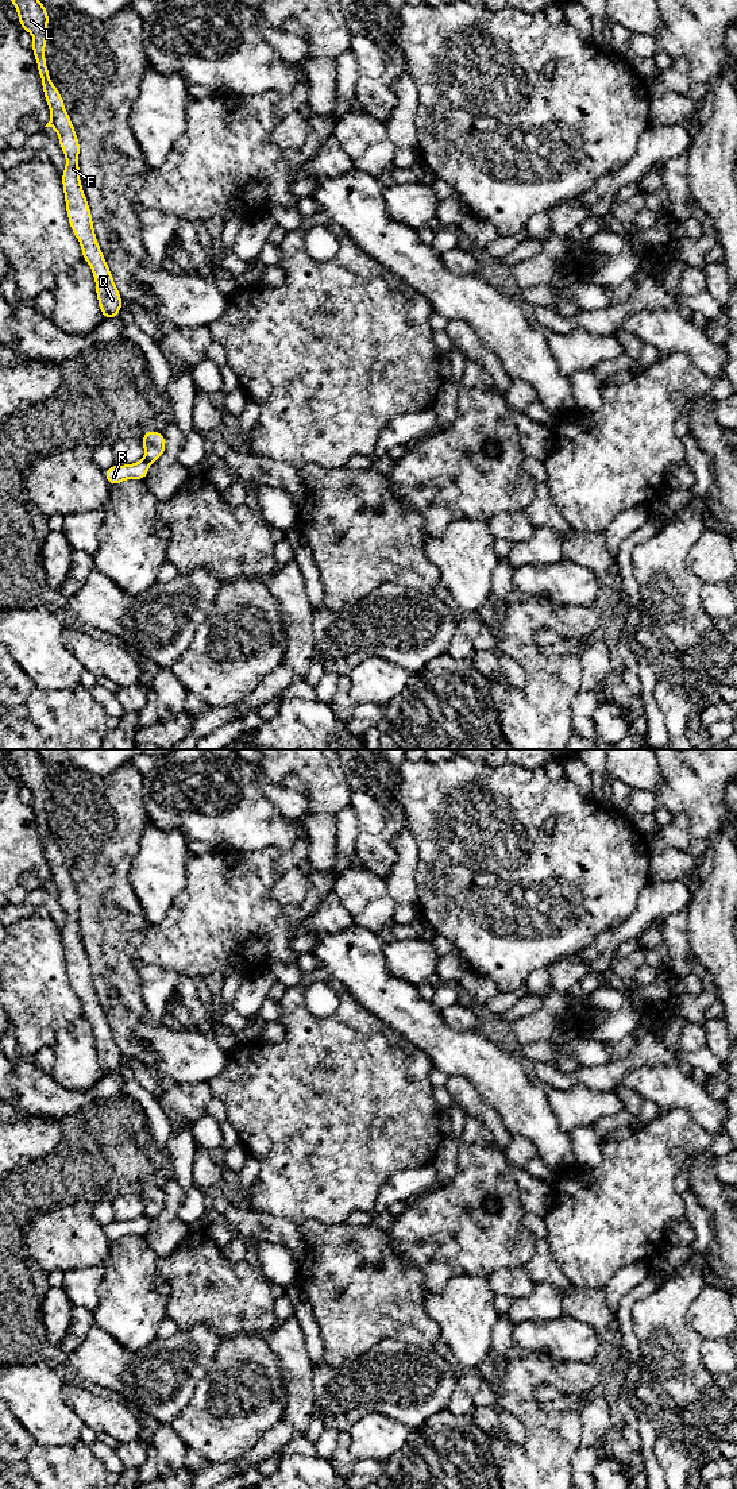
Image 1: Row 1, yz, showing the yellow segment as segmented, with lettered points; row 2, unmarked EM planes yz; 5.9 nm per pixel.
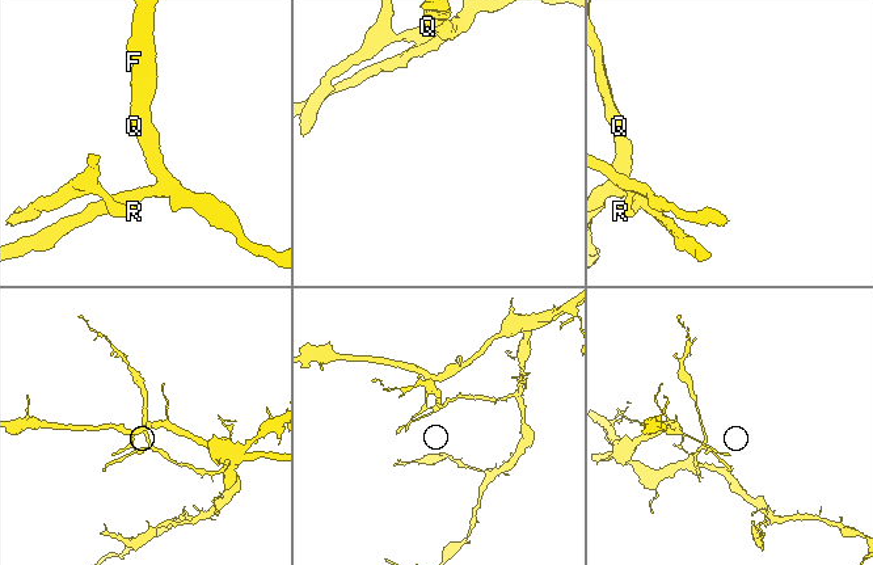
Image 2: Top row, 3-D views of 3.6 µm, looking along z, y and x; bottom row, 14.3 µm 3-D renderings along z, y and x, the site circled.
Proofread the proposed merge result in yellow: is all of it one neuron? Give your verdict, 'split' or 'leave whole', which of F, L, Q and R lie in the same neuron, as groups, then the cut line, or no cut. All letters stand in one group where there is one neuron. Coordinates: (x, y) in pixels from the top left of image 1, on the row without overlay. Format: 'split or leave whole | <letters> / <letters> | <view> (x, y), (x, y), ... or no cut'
split | F L Q / R | yz (143, 1215), (150, 1219)

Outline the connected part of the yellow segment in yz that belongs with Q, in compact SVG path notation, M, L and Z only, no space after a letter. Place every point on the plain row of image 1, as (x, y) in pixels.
M36 749L5 751L18 767L20 784L28 787L34 794L31 807L36 815L45 855L50 865L50 877L45 883L51 883L57 887L61 906L66 913L65 926L61 933L69 981L80 998L82 1015L88 1018L92 1025L103 1075L116 1075L121 1066L123 1056L113 1038L101 1003L97 999L90 963L82 946L78 921L80 896L63 863L63 853L51 838L46 819L45 805L47 798L47 780L50 778L47 764L38 756Z

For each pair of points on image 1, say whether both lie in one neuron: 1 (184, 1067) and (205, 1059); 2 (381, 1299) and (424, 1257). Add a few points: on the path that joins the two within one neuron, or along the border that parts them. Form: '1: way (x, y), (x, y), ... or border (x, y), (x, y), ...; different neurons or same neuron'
1: way (189, 1063), (193, 1059), (200, 1059); same neuron
2: border (389, 1246), (423, 1275), (427, 1295); different neurons

